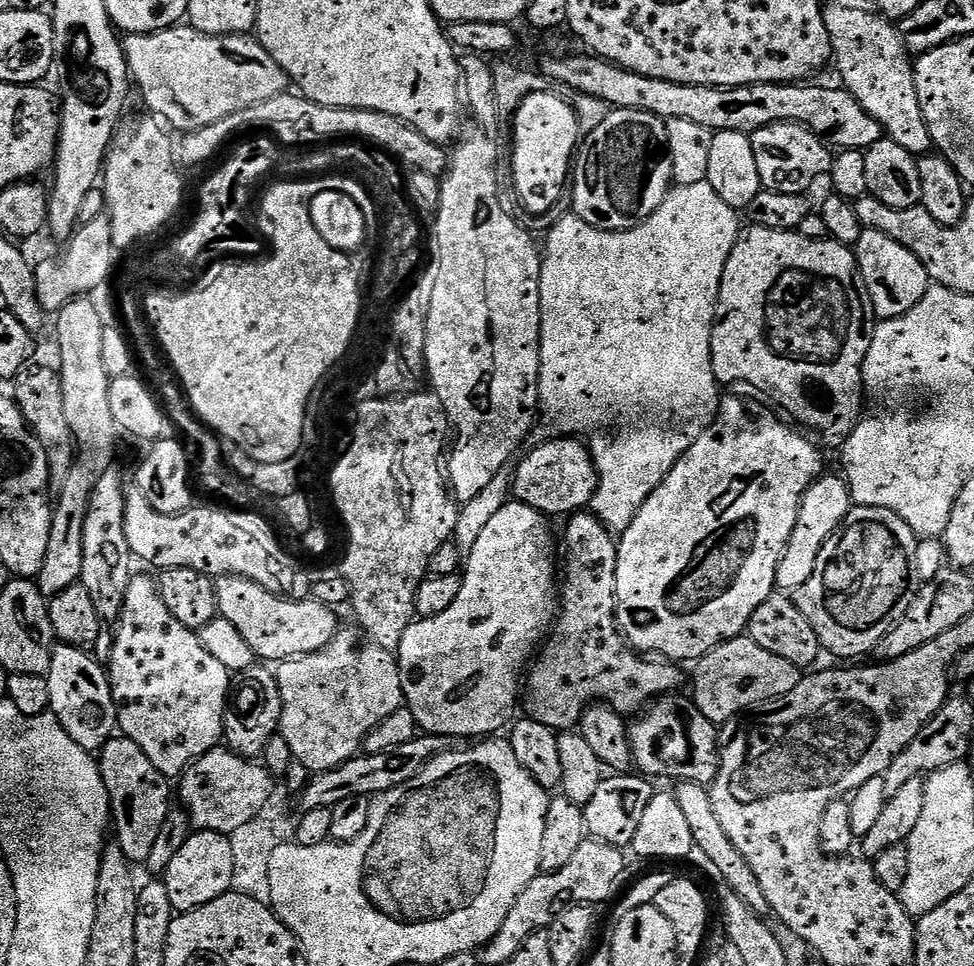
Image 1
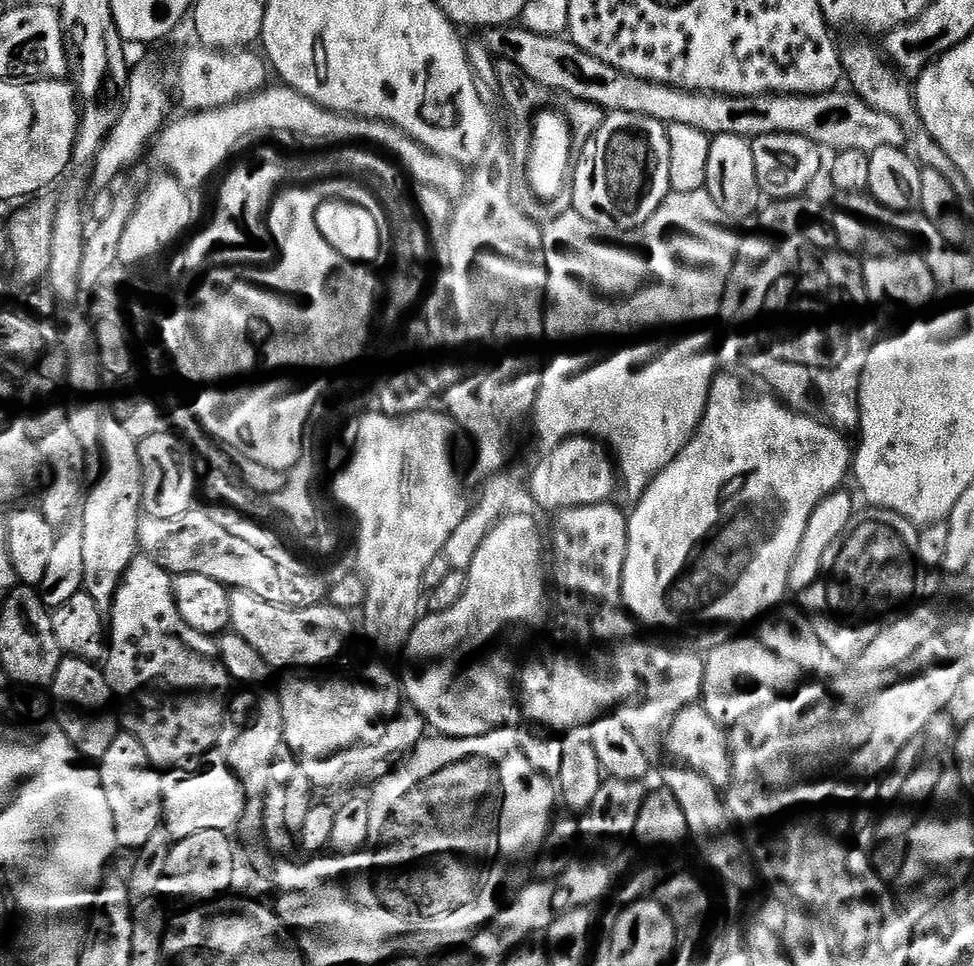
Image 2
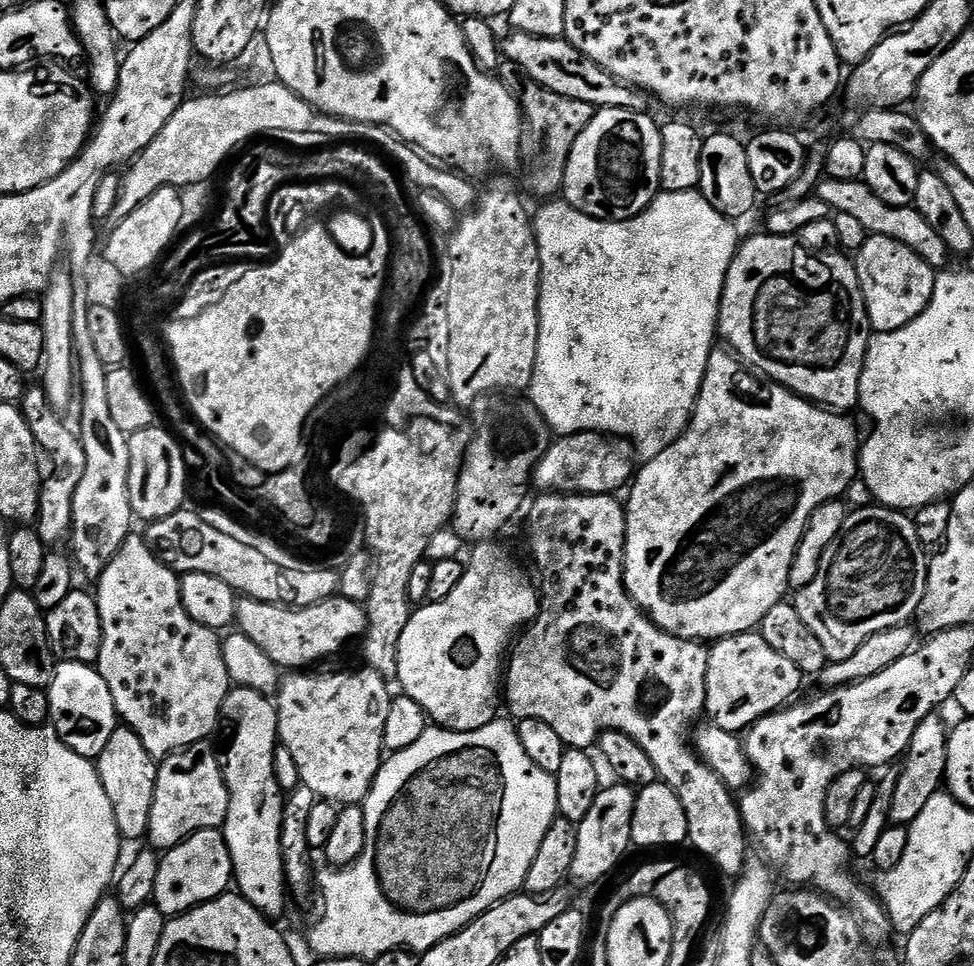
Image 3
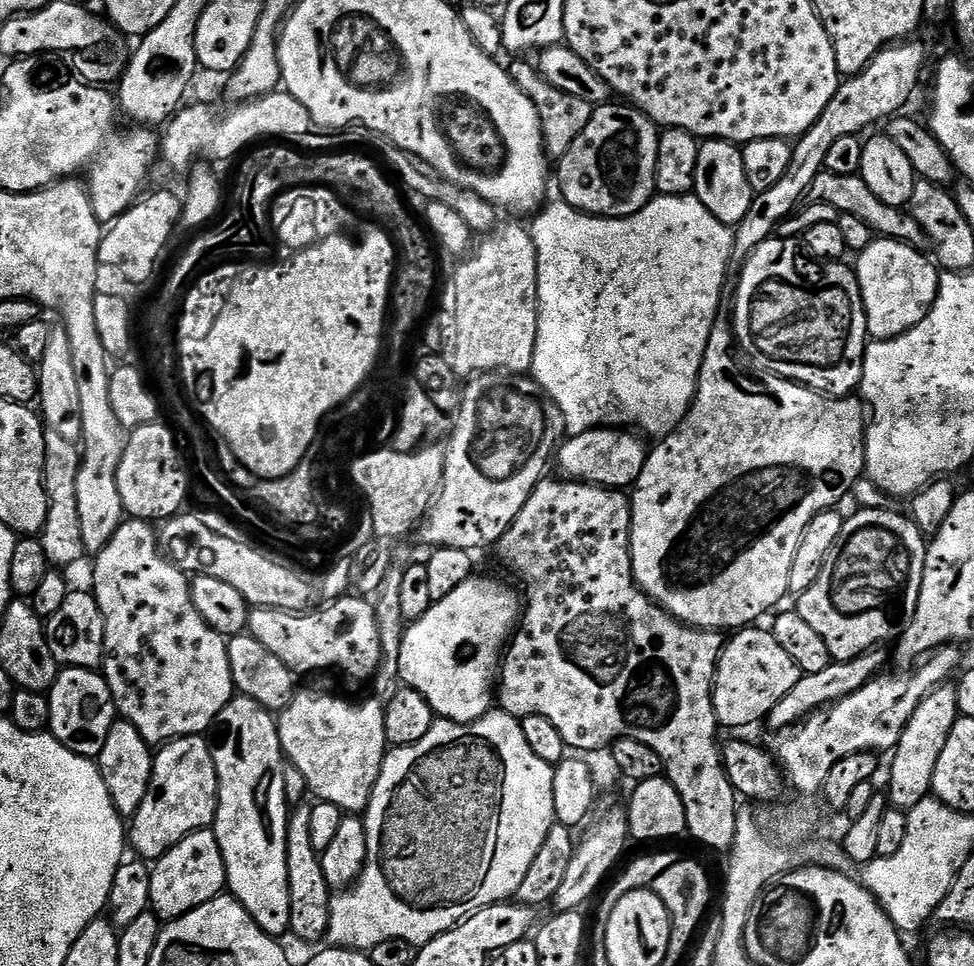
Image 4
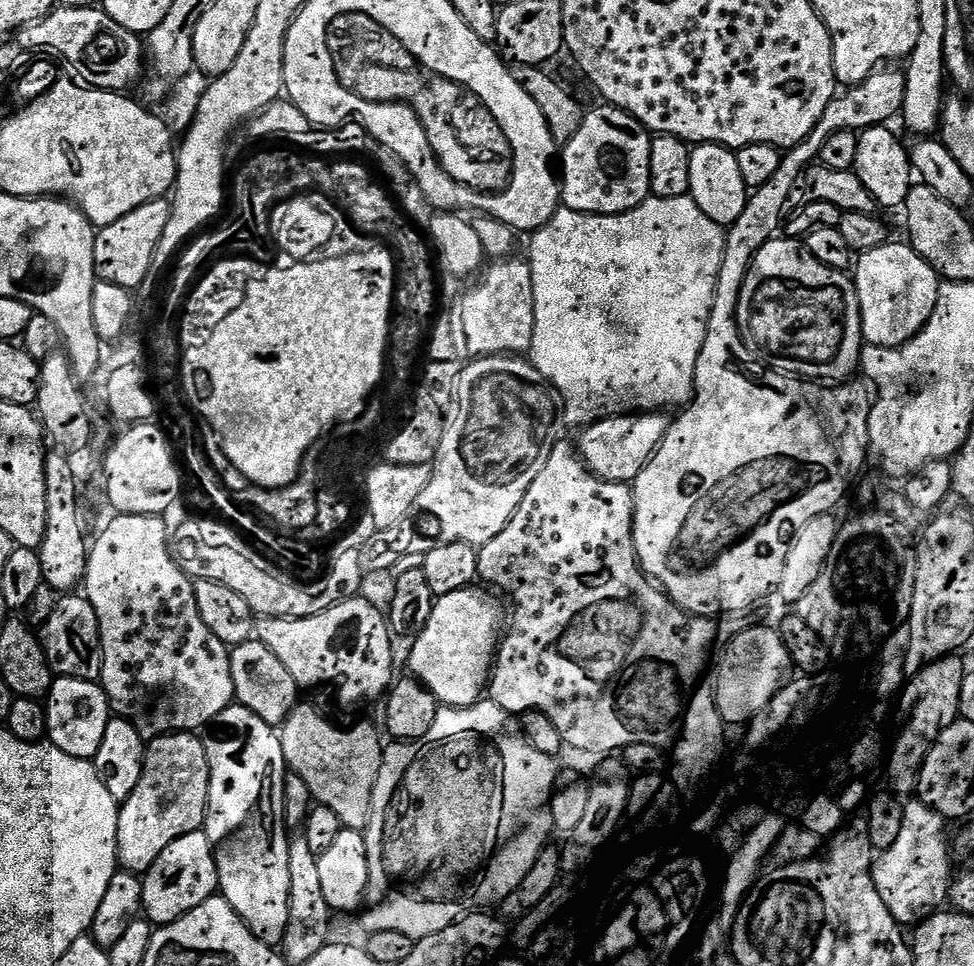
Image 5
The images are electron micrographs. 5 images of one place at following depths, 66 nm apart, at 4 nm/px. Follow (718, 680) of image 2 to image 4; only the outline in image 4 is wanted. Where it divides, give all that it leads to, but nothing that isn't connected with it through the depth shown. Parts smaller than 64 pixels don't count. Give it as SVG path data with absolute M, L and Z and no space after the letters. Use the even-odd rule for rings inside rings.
M749 626L737 631L733 640L729 639L716 664L716 678L712 686L712 701L716 723L721 729L744 728L747 724L763 721L794 690L802 673L794 666L790 654L778 646L767 627Z

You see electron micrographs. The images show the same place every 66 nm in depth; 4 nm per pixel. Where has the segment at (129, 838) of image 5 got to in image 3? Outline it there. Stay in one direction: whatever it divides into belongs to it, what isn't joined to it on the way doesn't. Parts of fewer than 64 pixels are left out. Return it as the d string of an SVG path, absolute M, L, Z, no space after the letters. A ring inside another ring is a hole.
M208 746L185 748L159 761L146 837L153 849L173 848L188 836L207 828L223 829L227 813L228 787L224 781L224 769L217 753L215 756Z

